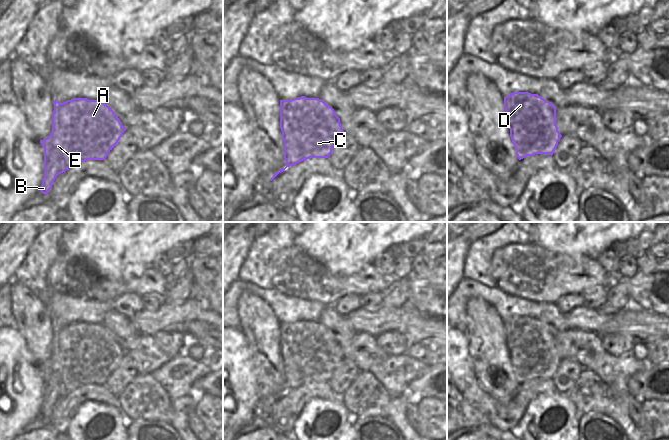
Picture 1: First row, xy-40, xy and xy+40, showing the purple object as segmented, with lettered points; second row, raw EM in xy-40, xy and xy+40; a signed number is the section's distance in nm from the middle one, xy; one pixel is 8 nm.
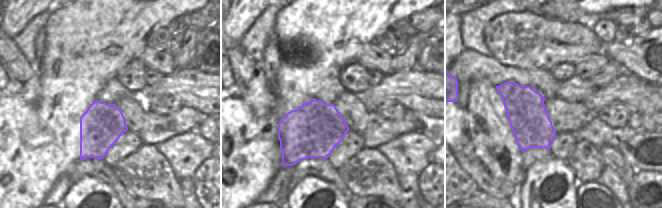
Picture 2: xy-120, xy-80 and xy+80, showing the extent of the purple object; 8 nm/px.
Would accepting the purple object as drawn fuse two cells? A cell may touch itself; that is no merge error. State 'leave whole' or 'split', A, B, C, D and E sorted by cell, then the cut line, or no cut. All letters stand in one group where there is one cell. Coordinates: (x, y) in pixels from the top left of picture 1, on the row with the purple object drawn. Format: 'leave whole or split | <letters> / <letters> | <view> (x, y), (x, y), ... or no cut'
leave whole | A B C D E | no cut

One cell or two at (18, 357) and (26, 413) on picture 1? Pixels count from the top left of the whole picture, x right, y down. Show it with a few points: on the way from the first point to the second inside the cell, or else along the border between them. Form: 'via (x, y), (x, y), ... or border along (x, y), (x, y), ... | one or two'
via (20, 371), (26, 399) | one

